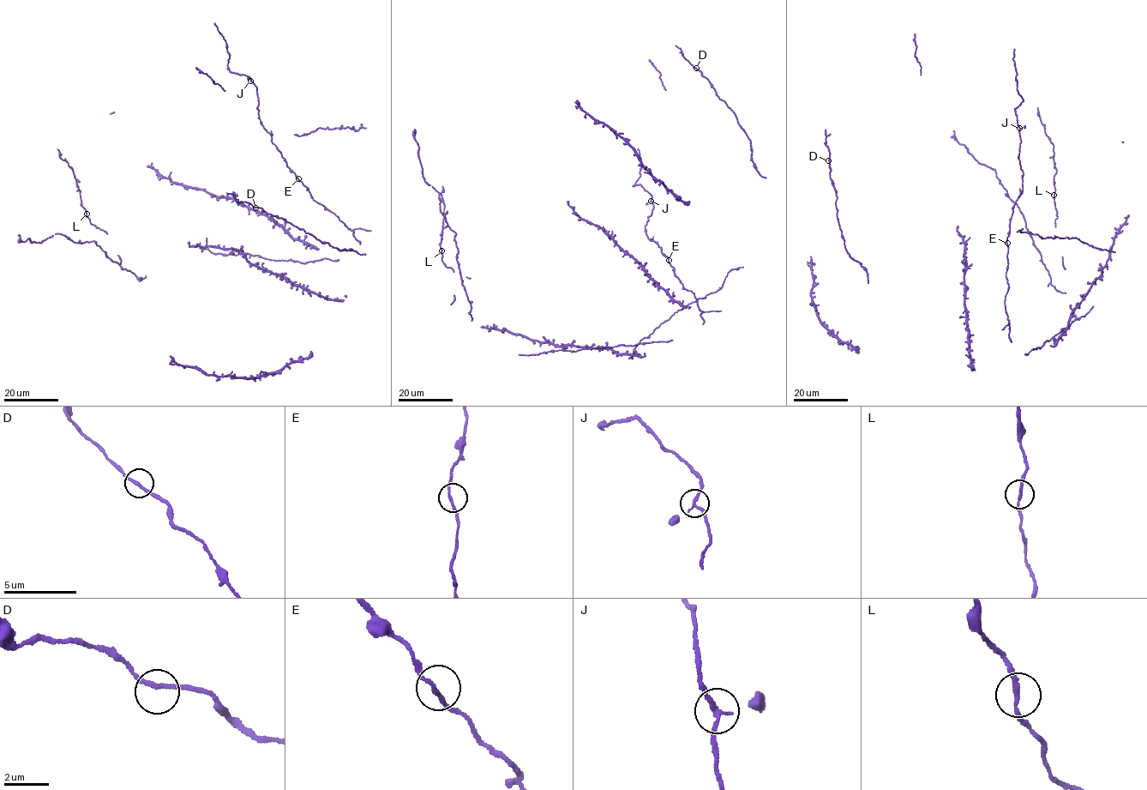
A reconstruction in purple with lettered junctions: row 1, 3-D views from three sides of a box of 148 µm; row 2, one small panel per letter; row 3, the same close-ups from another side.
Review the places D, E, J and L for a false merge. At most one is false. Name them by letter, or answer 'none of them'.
none of them

